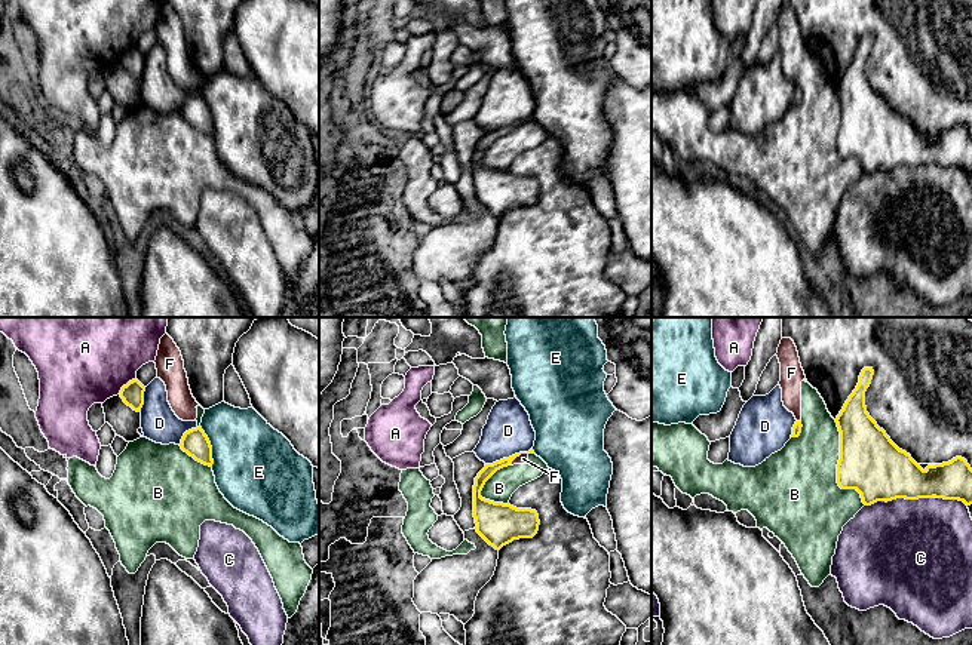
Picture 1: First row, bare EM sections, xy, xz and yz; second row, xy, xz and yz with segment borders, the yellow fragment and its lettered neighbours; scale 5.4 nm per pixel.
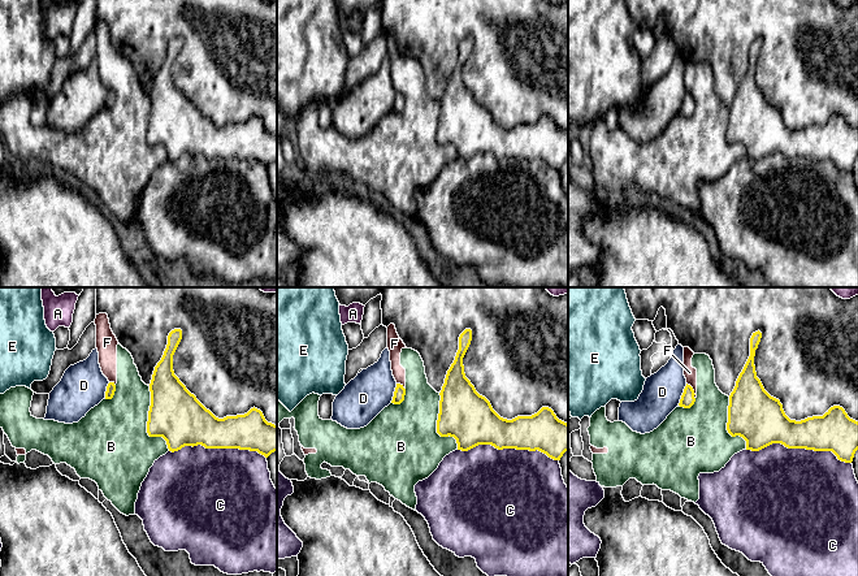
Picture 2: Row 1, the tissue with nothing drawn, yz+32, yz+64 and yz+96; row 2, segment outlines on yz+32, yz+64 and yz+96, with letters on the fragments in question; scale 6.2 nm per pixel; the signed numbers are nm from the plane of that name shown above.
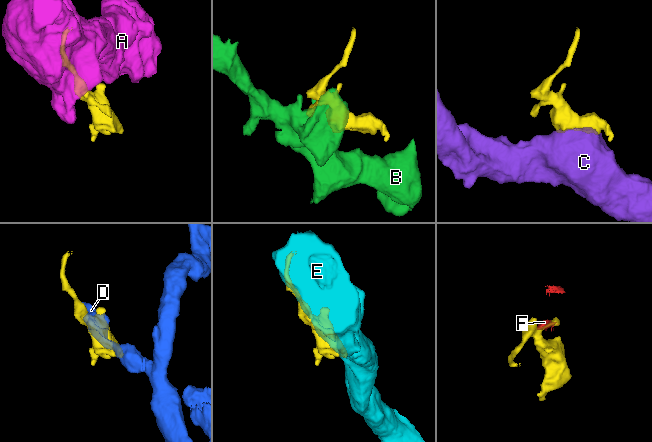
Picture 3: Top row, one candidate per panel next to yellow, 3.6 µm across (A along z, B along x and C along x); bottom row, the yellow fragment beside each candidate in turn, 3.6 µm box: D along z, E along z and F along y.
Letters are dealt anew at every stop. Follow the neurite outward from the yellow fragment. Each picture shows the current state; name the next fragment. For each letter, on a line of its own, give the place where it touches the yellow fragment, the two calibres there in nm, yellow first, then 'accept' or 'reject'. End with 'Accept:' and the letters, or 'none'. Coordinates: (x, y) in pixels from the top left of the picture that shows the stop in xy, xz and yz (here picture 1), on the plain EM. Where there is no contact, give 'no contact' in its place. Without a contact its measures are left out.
A: xy (126, 52) | 120/400 nm | reject
B: yz (837, 137) | 320/460 nm | reject
C: yz (916, 166) | 320/500 nm | reject
D: xz (505, 126) | 70/260 nm | reject
E: xy (211, 114) | 150/440 nm | reject
F: xz (517, 123) | 70/60 nm | reject
Accept: none

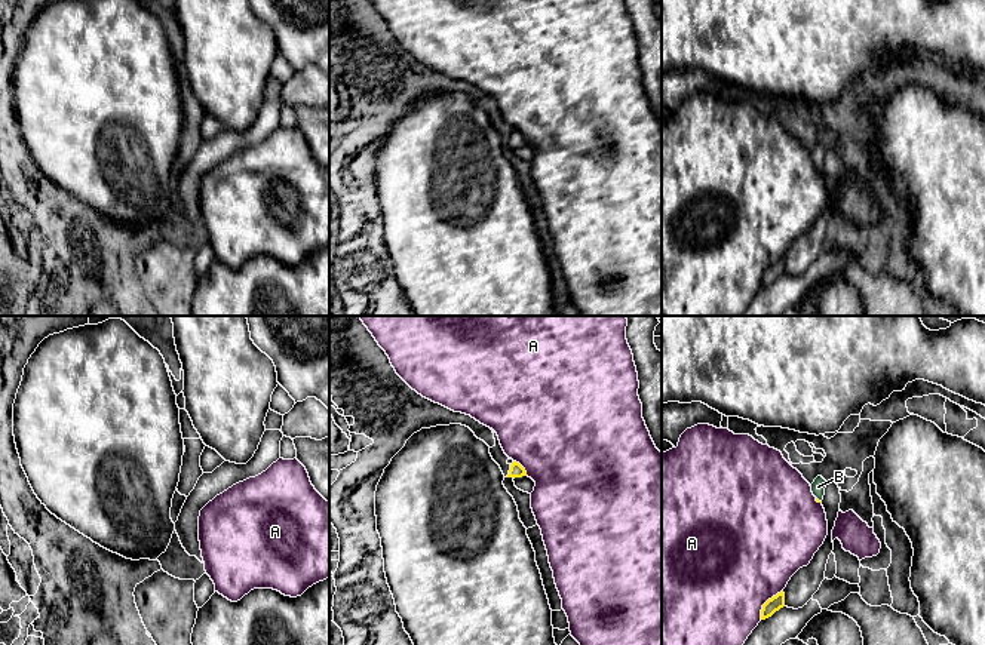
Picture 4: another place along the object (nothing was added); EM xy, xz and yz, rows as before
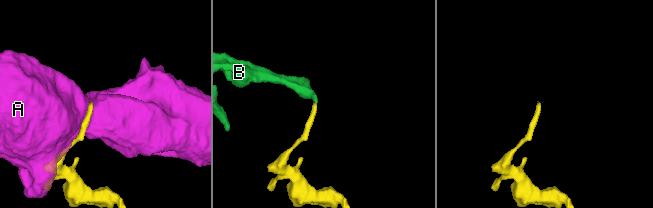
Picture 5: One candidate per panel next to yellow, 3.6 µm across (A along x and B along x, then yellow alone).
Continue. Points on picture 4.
A: yz (766, 270) | 80/500 nm | reject
B: yz (818, 168) | 20/80 nm | accept
Accept: B

